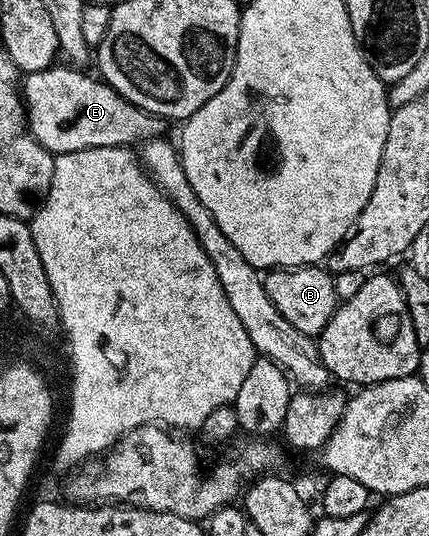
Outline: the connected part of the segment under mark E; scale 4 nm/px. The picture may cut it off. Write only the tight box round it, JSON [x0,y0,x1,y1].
[21,65,165,155]

